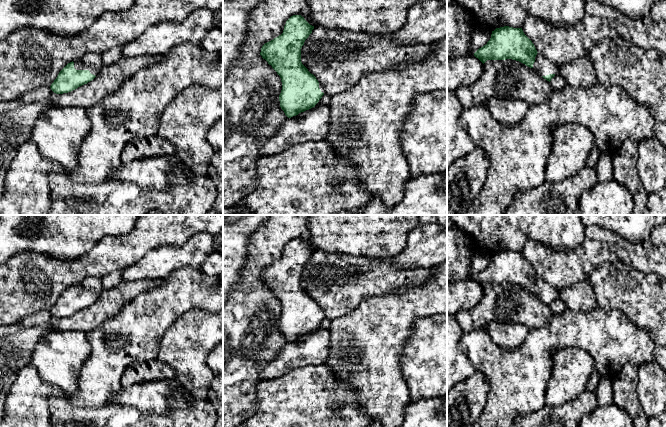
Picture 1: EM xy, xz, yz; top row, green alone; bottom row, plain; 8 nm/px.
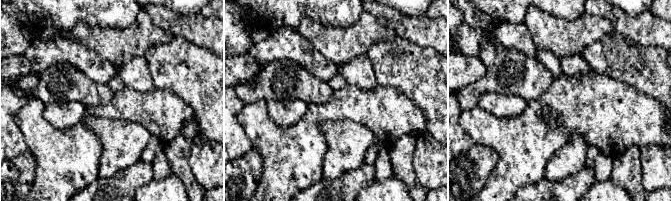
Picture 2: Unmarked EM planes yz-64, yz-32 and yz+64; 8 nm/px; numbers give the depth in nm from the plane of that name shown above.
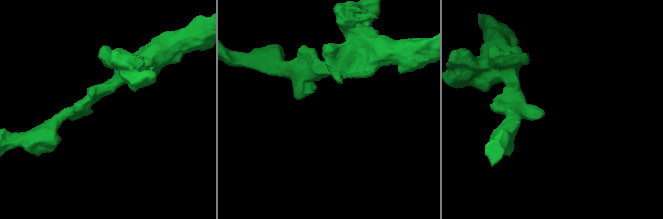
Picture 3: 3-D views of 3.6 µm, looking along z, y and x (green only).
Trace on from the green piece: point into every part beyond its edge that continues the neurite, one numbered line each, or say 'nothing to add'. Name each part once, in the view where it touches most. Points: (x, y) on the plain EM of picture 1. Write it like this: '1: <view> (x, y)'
1: xy (91, 285)

